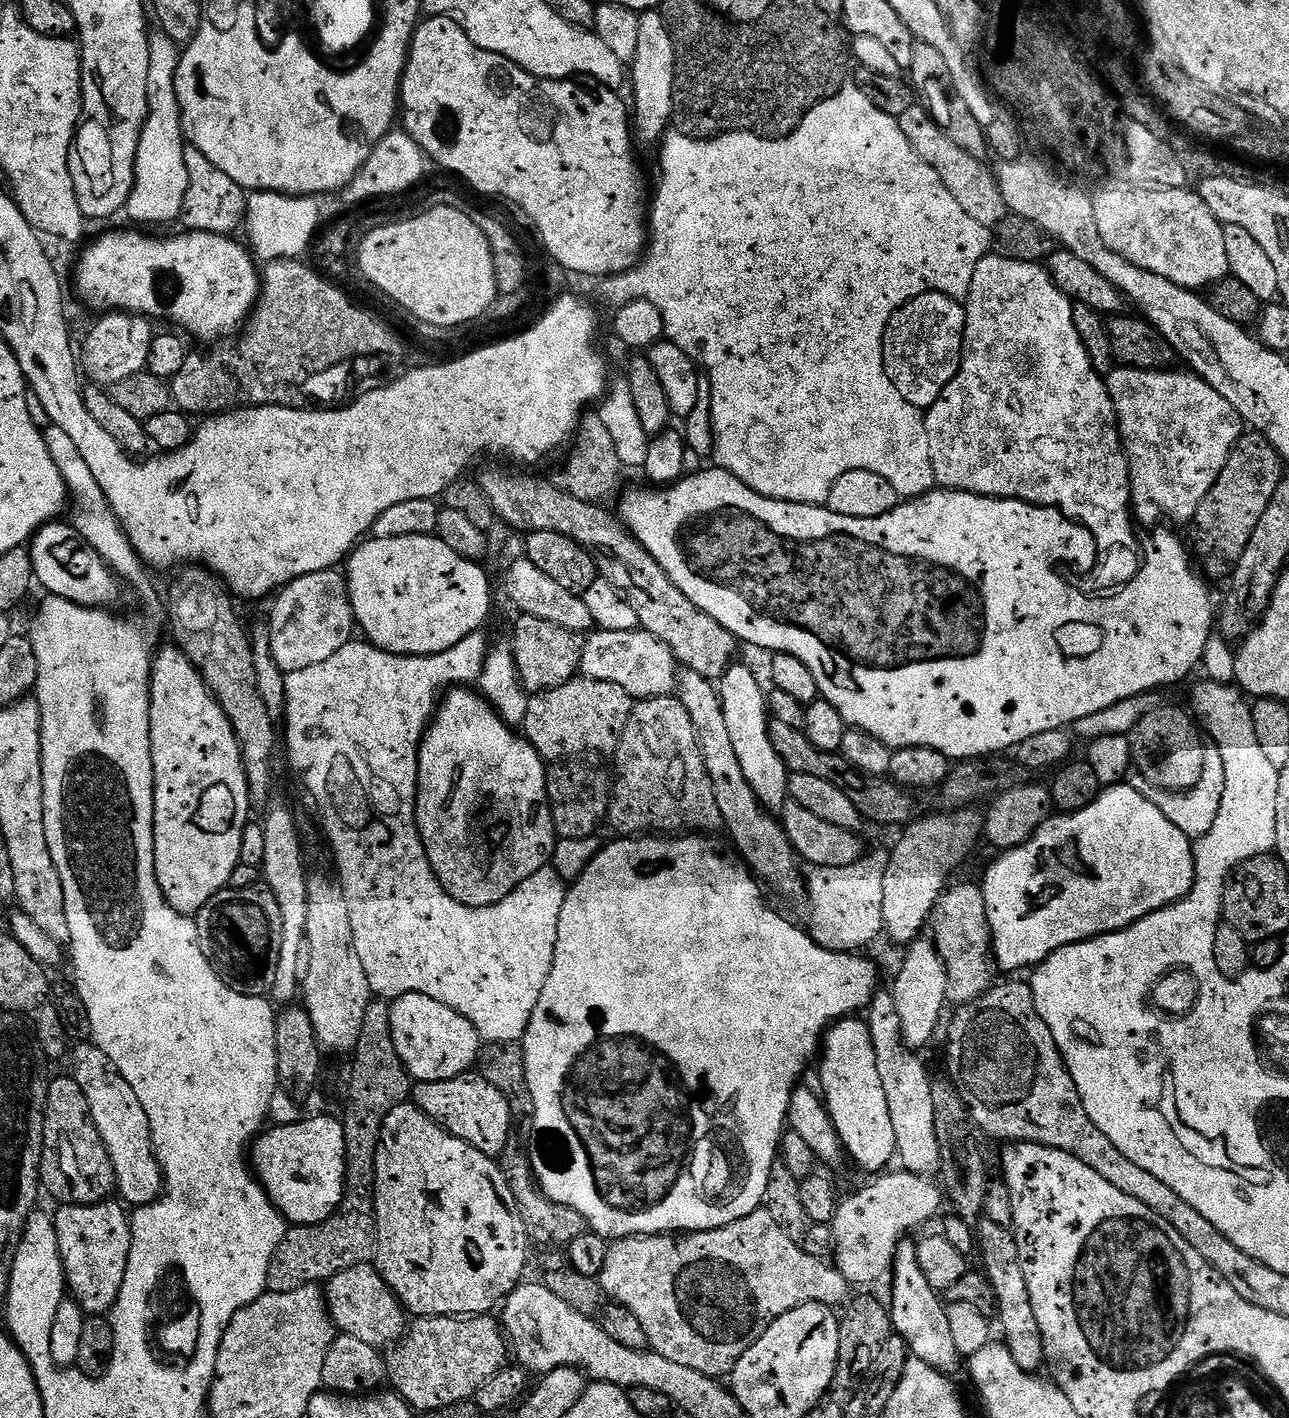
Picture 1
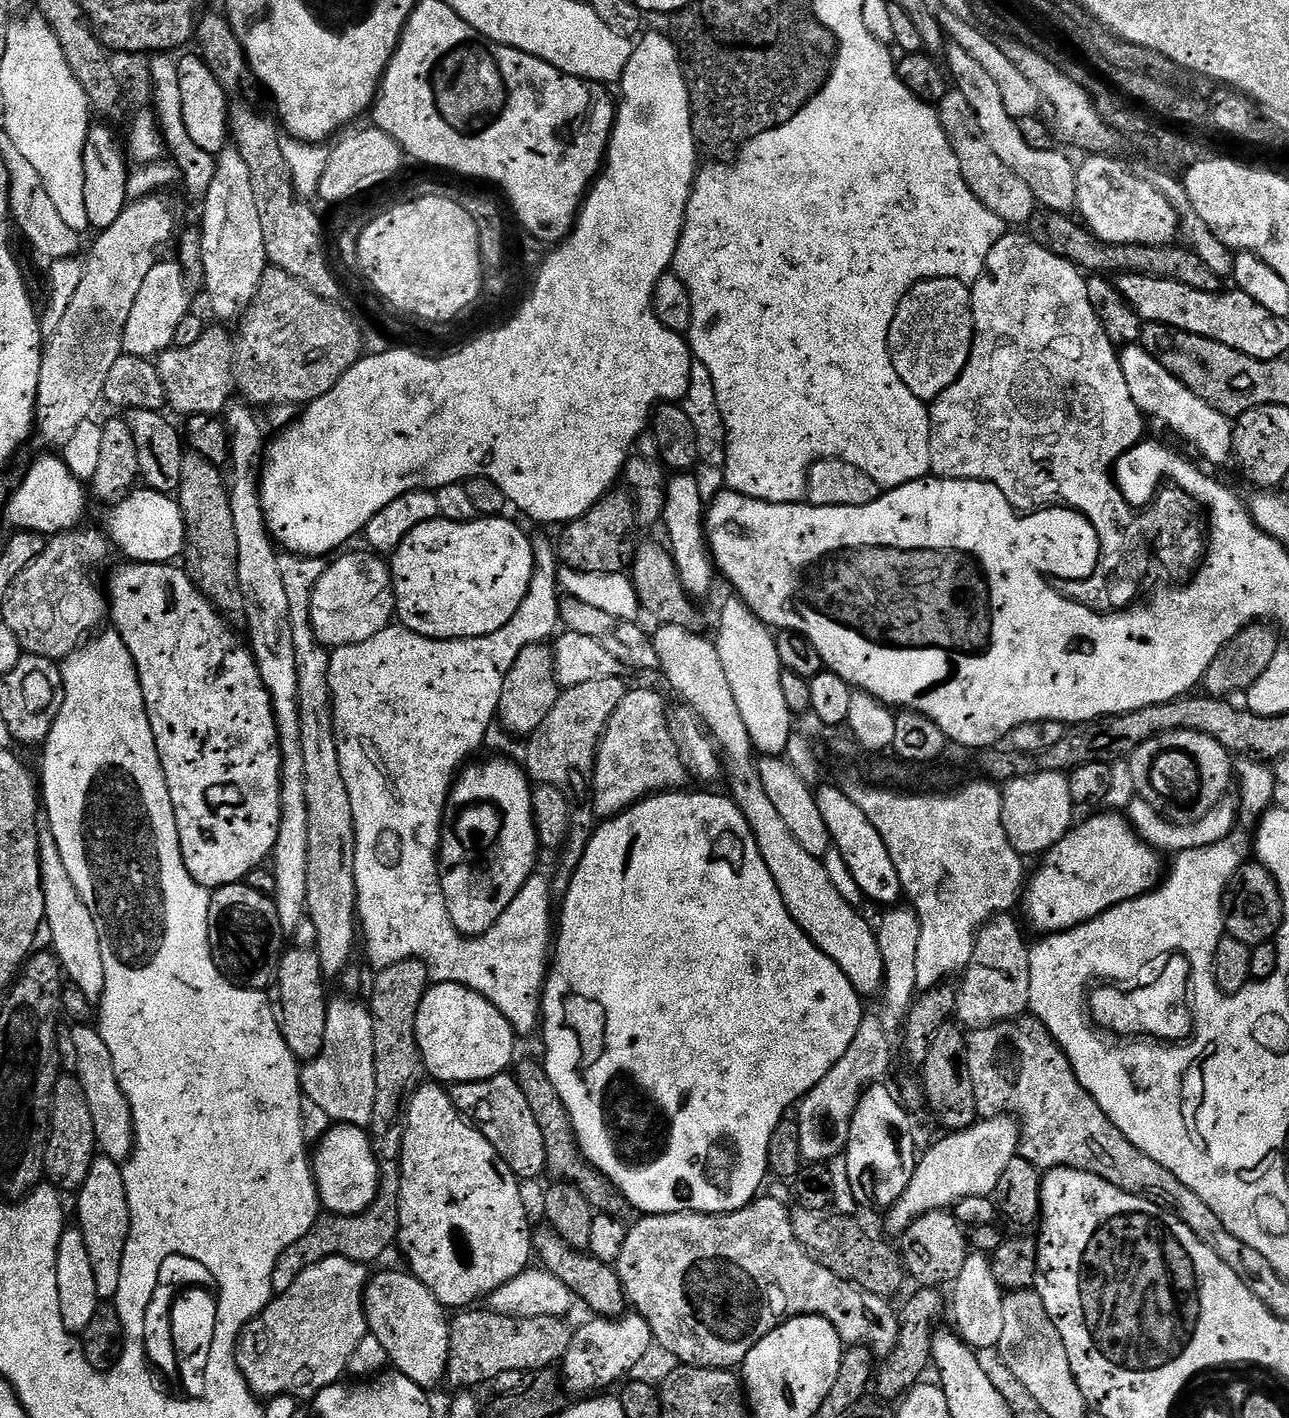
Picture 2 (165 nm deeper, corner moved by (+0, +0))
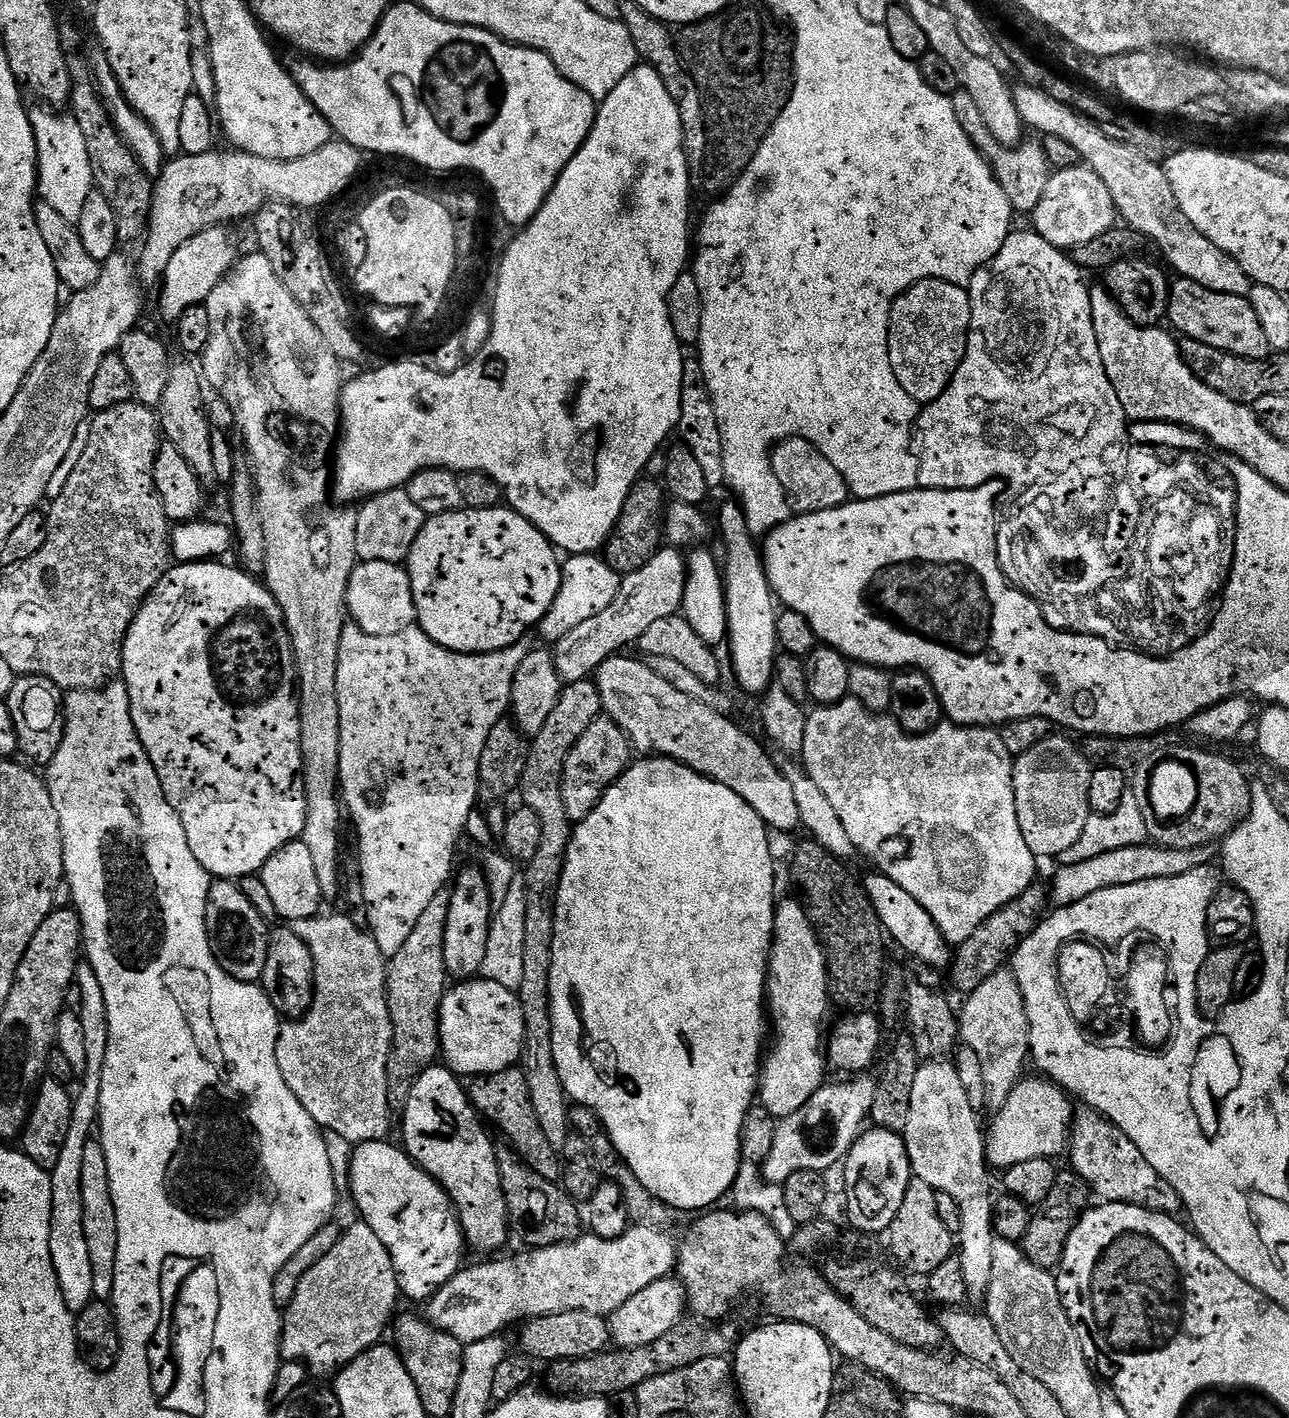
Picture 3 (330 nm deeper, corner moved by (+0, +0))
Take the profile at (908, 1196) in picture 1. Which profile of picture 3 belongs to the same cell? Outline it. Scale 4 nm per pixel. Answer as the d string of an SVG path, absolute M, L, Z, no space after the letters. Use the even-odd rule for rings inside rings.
M1047 1078L1040 1080L1021 1079L1010 1098L995 1113L992 1125L986 1128L986 1151L989 1165L1003 1170L1029 1158L1046 1158L1065 1155L1070 1144L1070 1133L1074 1119L1073 1101L1069 1093Z

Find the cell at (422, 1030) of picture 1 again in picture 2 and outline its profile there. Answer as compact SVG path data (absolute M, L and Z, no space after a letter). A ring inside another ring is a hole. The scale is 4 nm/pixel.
M436 982L429 987L427 994L424 995L418 1006L416 1037L418 1038L420 1053L424 1059L425 1073L433 1081L444 1086L478 1082L505 1075L517 1059L516 1043L518 1043L518 1037L510 1026L510 1022L506 1022L506 1018L498 1010L498 1006L494 1006L482 994L478 994L461 984Z

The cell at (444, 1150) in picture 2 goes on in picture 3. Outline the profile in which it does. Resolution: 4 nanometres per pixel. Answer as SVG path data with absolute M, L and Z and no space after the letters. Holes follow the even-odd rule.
M447 1066L427 1068L418 1082L414 1082L402 1115L402 1147L426 1175L433 1176L443 1186L460 1217L467 1247L476 1252L499 1253L496 1251L508 1240L510 1221L498 1174L497 1145L484 1133L485 1125L473 1108L461 1077Z

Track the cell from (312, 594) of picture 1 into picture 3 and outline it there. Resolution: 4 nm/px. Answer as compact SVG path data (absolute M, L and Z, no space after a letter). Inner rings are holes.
M373 560L357 563L348 583L348 616L364 632L375 636L393 636L413 627L416 624L416 607L407 567Z

